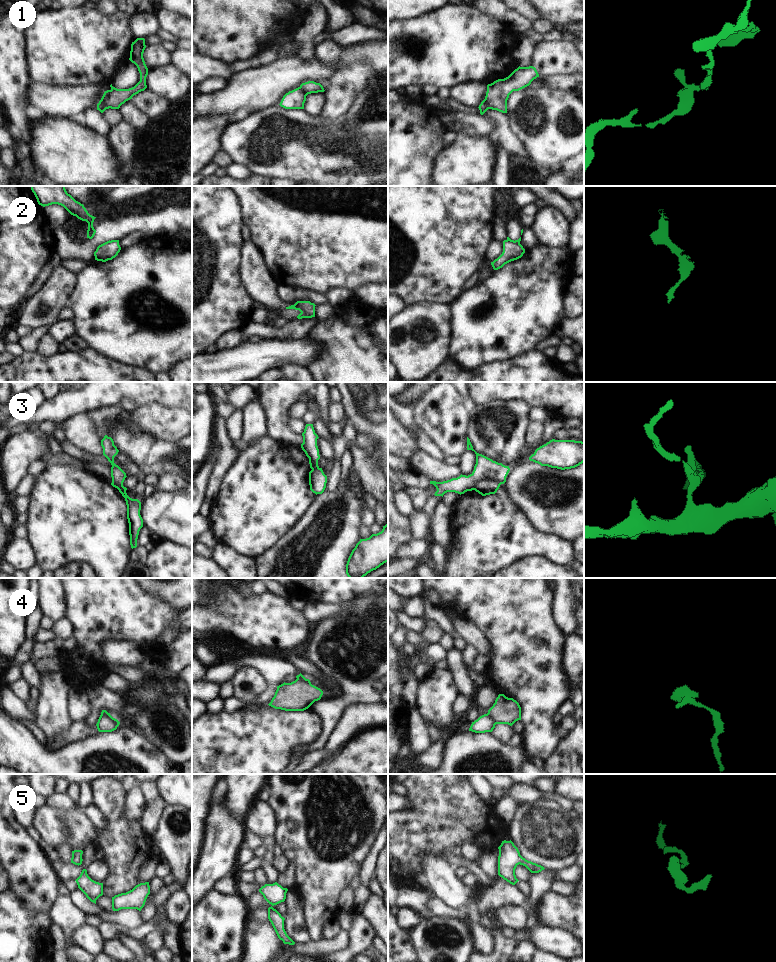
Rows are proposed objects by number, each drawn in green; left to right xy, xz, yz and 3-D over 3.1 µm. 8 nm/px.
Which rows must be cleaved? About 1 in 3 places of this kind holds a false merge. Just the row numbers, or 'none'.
1, 2, 3, 4

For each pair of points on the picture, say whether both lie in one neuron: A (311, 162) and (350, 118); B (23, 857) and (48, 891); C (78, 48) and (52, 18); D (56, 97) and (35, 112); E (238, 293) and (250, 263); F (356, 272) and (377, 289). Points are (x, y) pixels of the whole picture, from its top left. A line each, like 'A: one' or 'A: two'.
A: two
B: one
C: one
D: two
E: two
F: two

